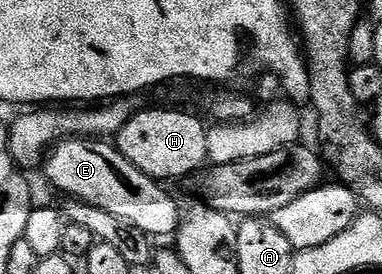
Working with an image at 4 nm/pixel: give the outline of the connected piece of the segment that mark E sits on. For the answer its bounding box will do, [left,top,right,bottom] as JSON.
[44,138,183,236]

